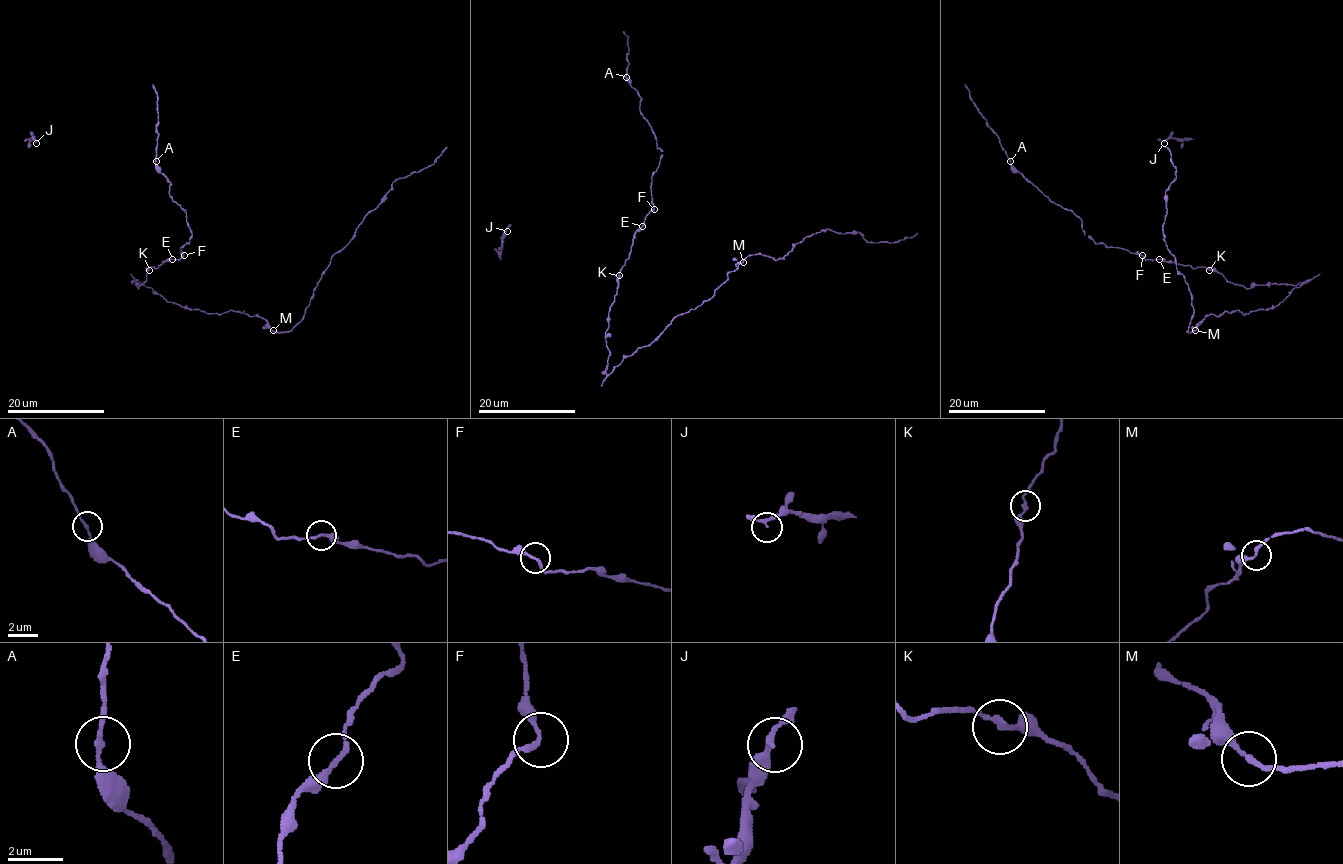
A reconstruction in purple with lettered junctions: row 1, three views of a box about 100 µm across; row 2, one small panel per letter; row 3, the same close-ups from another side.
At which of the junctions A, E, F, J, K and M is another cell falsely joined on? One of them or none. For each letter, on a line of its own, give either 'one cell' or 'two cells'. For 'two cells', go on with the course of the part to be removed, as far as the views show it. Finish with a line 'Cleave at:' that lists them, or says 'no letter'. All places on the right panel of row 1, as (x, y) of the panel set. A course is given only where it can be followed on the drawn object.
A: one cell
E: one cell
F: one cell
J: one cell
K: one cell
M: one cell
Cleave at: no letter

